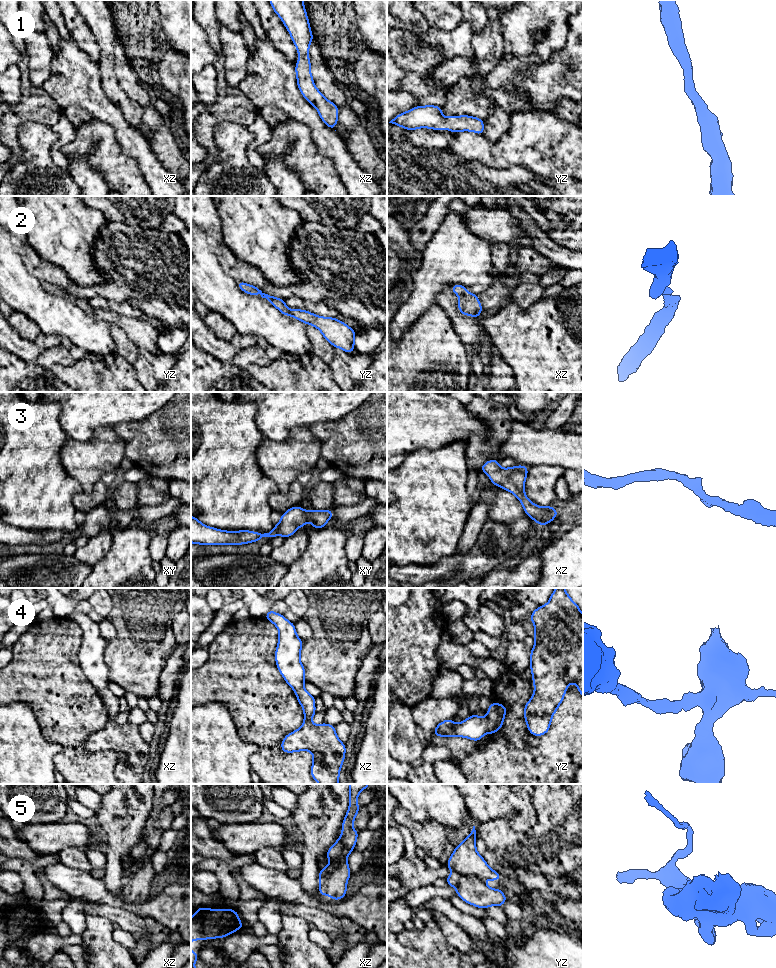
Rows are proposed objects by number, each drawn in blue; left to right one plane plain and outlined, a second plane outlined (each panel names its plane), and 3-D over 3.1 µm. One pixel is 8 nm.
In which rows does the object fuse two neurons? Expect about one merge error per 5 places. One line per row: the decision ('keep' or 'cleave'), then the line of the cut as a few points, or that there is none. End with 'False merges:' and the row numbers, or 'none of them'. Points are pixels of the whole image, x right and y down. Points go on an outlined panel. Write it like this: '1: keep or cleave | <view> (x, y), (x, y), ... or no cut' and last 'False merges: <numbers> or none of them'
1: keep | no cut
2: keep | no cut
3: keep | no cut
4: keep | no cut
5: cleave | yz (453, 871), (464, 875), (475, 875), (482, 881)
False merges: 5

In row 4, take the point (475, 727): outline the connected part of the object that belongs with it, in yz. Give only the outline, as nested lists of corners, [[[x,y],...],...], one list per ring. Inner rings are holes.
[[[491,702],[485,718],[472,714],[458,724],[451,718],[446,719],[435,727],[434,736],[464,737],[478,742],[485,734],[492,735],[501,729],[506,712],[503,704]]]

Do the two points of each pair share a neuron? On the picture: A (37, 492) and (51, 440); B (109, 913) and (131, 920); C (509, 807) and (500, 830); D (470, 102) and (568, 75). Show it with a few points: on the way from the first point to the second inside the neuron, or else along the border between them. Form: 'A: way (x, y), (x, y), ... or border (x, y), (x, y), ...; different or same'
A: way (37, 479), (39, 453); same
B: way (114, 914), (126, 920); same
C: border (506, 818), (494, 818), (481, 822); different
D: way (491, 81), (503, 75), (542, 75); same

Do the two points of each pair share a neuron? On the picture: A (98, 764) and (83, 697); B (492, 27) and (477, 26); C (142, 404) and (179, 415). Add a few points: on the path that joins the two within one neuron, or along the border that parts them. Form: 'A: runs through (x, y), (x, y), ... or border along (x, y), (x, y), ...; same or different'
A: runs through (80, 751), (79, 715); same
B: border along (487, 10), (486, 25), (474, 34); different
C: border along (168, 402), (150, 415), (137, 420); different

